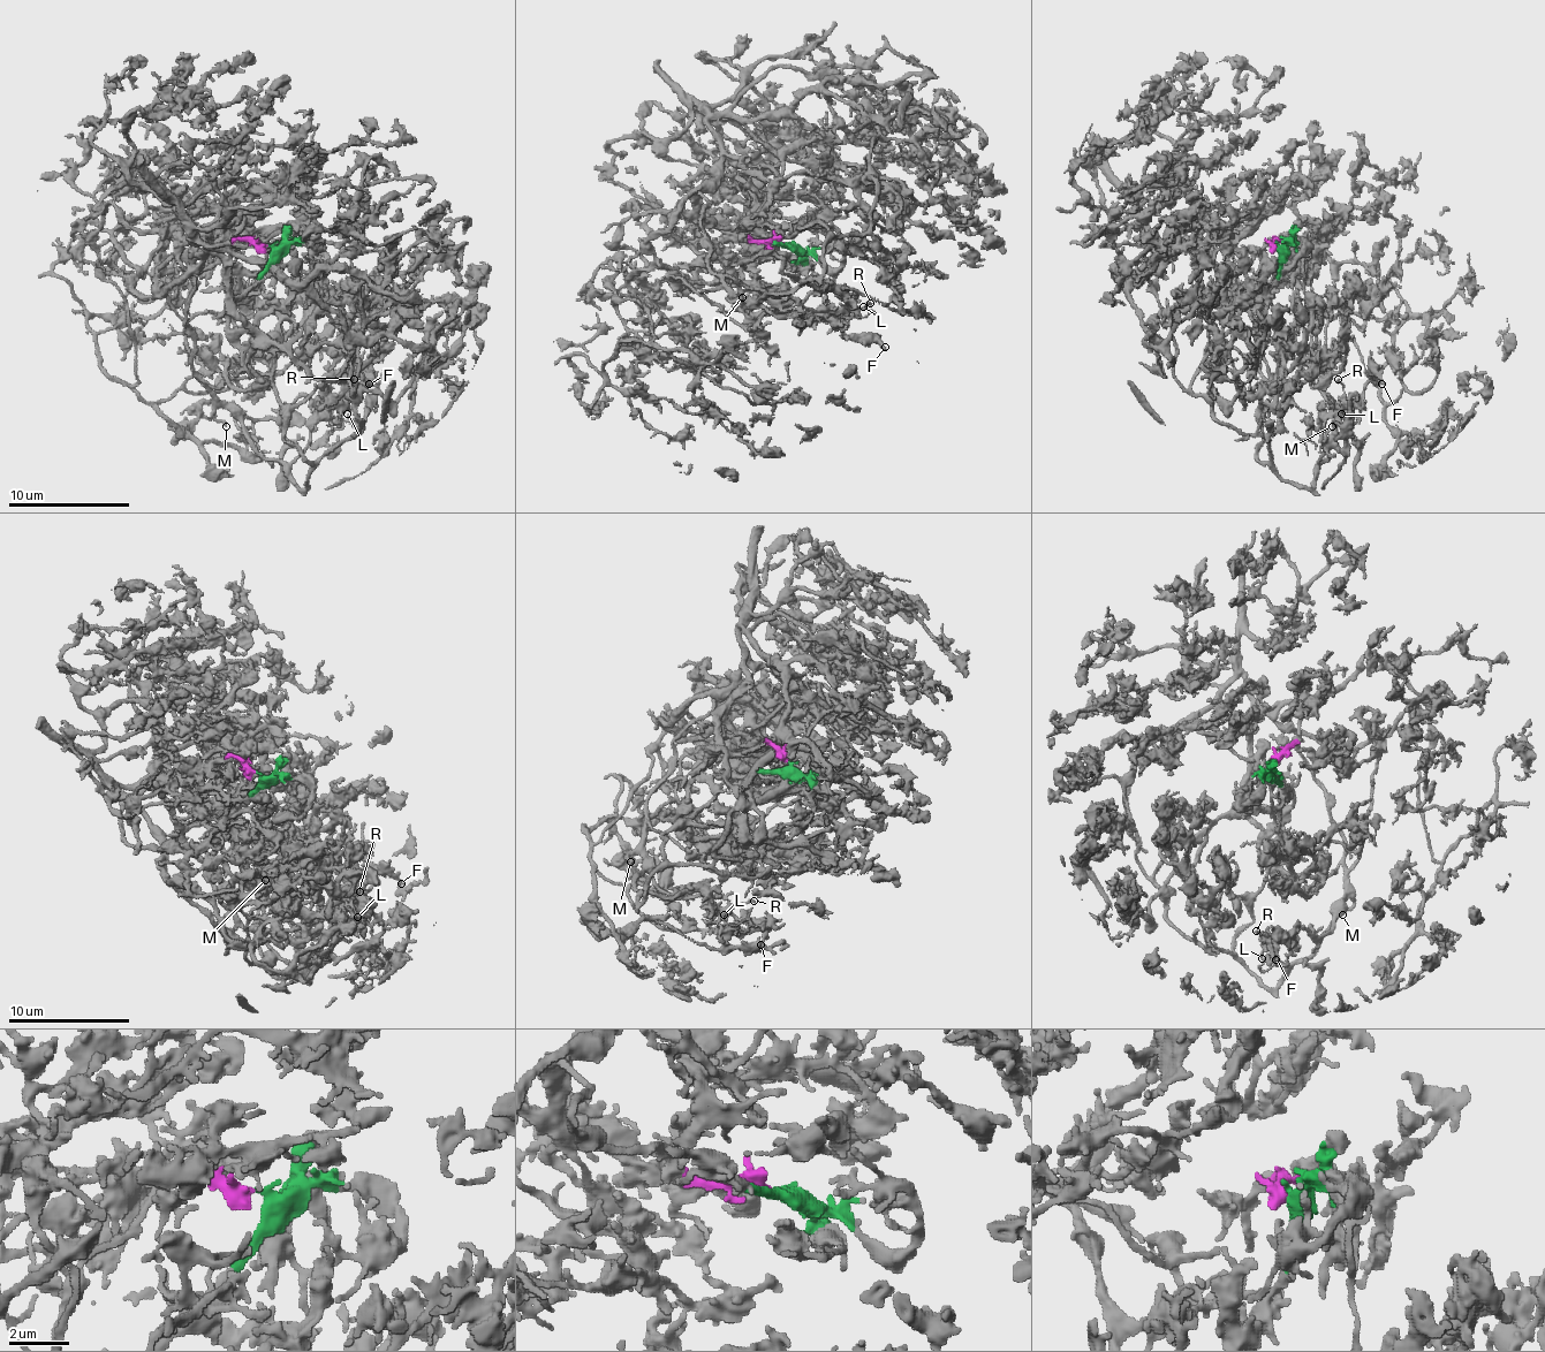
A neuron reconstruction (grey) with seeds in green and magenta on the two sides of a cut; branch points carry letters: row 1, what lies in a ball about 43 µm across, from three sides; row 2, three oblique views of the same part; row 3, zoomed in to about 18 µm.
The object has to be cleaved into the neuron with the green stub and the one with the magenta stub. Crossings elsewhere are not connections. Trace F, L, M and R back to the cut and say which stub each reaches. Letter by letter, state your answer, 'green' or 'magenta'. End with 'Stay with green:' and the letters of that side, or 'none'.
F: magenta
L: magenta
M: magenta
R: magenta
Stay with green: none

